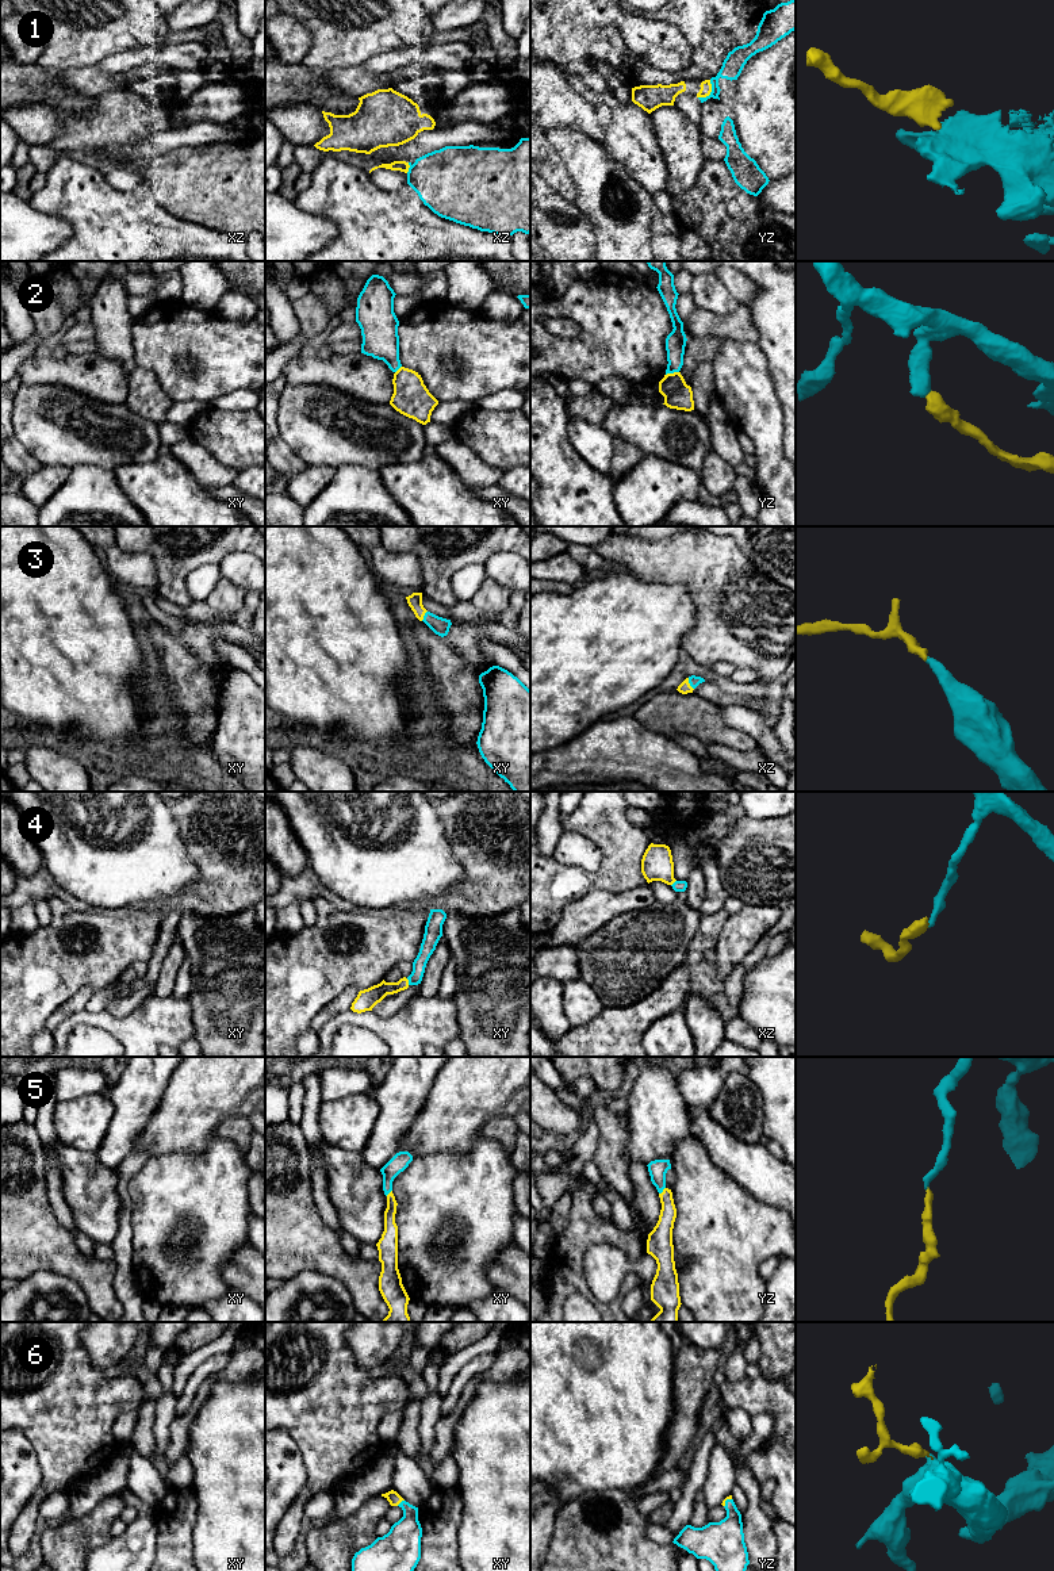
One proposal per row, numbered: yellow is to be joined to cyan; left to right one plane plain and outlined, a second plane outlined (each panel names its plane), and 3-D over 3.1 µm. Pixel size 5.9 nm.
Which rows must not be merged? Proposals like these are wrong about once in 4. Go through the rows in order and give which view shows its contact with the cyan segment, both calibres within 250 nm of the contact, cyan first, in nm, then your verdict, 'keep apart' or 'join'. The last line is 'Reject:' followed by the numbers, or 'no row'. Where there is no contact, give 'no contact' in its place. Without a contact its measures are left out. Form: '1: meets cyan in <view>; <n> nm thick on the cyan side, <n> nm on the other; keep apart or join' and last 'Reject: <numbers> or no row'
1: meets cyan in yz; 120 nm thick on the cyan side, 70 nm on the other; join
2: meets cyan in yz; 120 nm thick on the cyan side, 160 nm on the other; keep apart
3: meets cyan in xz; 70 nm thick on the cyan side, 70 nm on the other; join
4: meets cyan in xy; 90 nm thick on the cyan side, 110 nm on the other; join
5: meets cyan in yz; 110 nm thick on the cyan side, 120 nm on the other; join
6: meets cyan in xy; 220 nm thick on the cyan side, 80 nm on the other; join
Reject: 2

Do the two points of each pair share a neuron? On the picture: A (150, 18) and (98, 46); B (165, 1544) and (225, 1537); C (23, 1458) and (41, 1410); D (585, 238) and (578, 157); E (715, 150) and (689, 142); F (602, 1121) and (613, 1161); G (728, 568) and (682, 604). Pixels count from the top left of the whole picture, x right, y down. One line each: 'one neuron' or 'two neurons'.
A: one neuron
B: two neurons
C: two neurons
D: two neurons
E: two neurons
F: one neuron
G: two neurons

